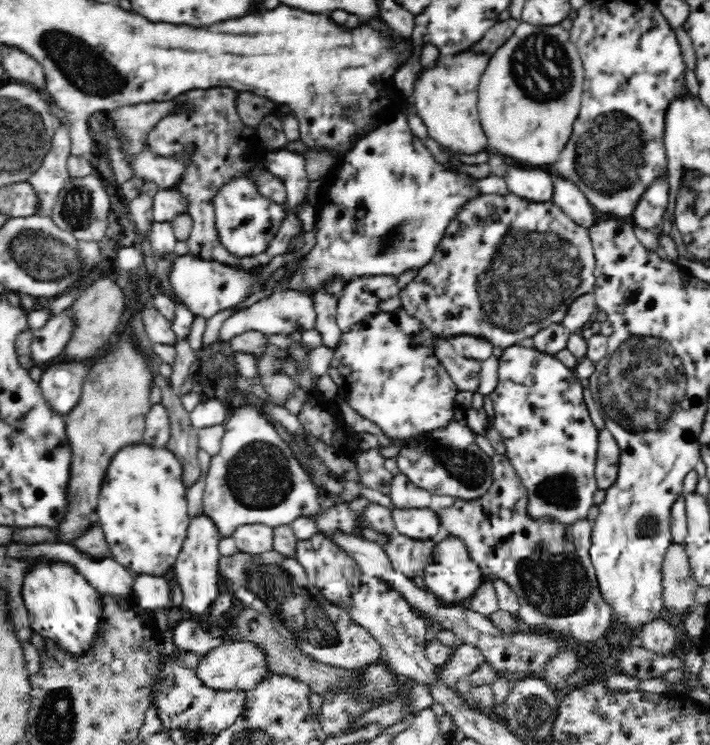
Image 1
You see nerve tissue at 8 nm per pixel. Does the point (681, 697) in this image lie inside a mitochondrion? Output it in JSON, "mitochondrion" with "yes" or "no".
{"mitochondrion":"no"}

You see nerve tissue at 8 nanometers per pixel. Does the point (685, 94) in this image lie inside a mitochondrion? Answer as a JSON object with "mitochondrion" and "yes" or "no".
{"mitochondrion":"no"}

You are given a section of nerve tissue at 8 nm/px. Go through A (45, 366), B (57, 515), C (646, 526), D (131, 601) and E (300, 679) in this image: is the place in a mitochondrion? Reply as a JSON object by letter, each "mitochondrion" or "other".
{"A":"other","B":"other","C":"mitochondrion","D":"other","E":"other"}

